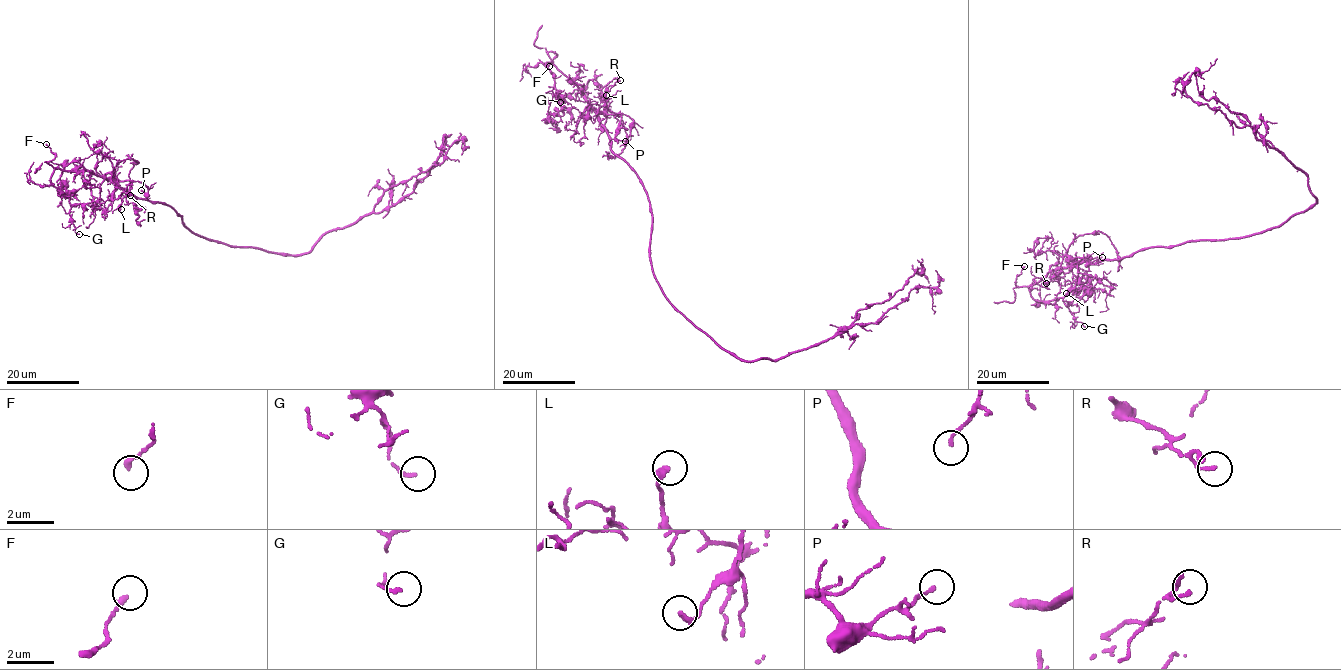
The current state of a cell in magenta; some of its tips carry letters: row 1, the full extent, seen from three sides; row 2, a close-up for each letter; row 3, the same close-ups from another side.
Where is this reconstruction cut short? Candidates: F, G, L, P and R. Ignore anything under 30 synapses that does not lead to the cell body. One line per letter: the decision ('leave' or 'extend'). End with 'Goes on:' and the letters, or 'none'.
F: leave
G: leave
L: leave
P: leave
R: leave
Goes on: none

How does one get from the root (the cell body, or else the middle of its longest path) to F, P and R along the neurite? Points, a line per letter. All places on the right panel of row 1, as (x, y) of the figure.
F: (1238, 237), (1150, 247), (1117, 261), (1079, 262), (1048, 272), (1033, 284), (1017, 287), (1016, 277), (1024, 266)
P: (1238, 237), (1150, 247), (1117, 261), (1074, 265), (1072, 260), (1090, 263), (1102, 257)
R: (1238, 237), (1150, 247), (1117, 261), (1074, 265), (1073, 259), (1064, 256), (1061, 271), (1046, 283)

